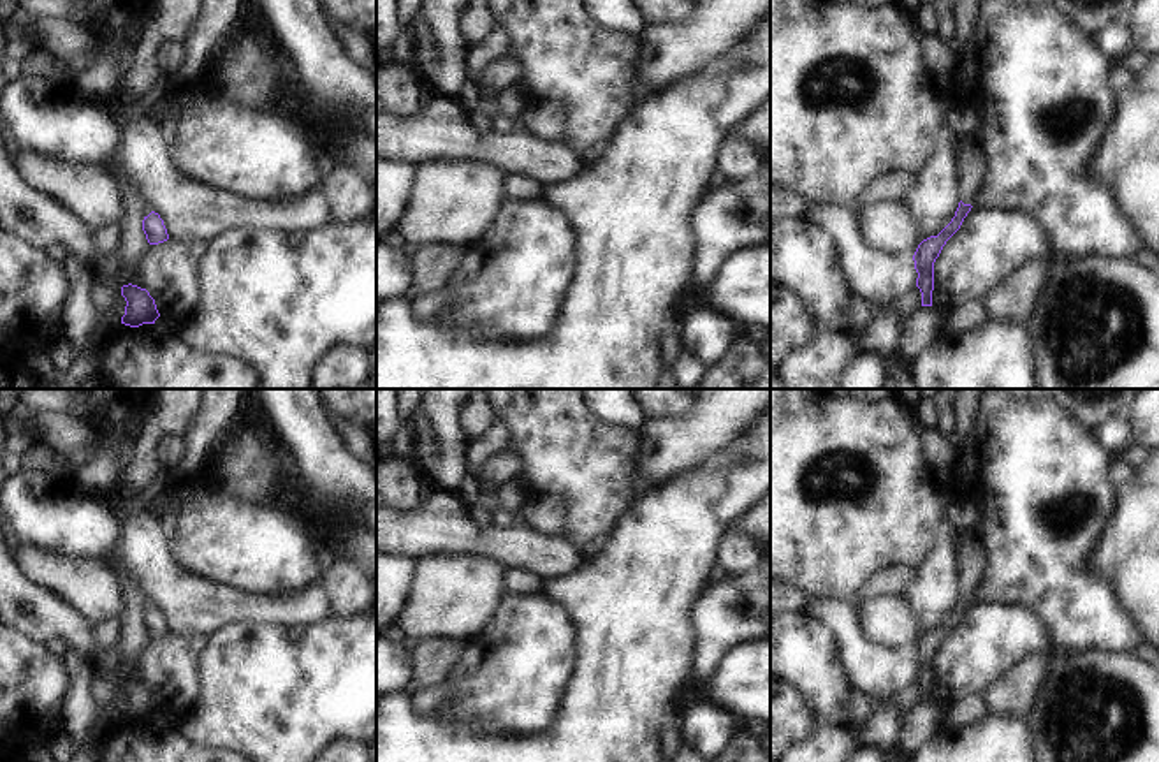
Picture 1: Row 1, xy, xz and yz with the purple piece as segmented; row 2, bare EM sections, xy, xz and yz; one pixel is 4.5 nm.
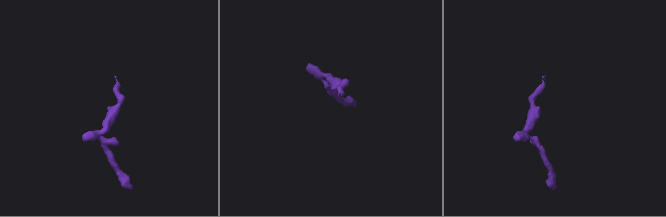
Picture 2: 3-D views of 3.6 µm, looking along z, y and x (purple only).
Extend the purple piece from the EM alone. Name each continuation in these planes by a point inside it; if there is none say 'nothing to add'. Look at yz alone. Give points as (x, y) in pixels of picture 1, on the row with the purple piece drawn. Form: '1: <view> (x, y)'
1: yz (971, 166)

